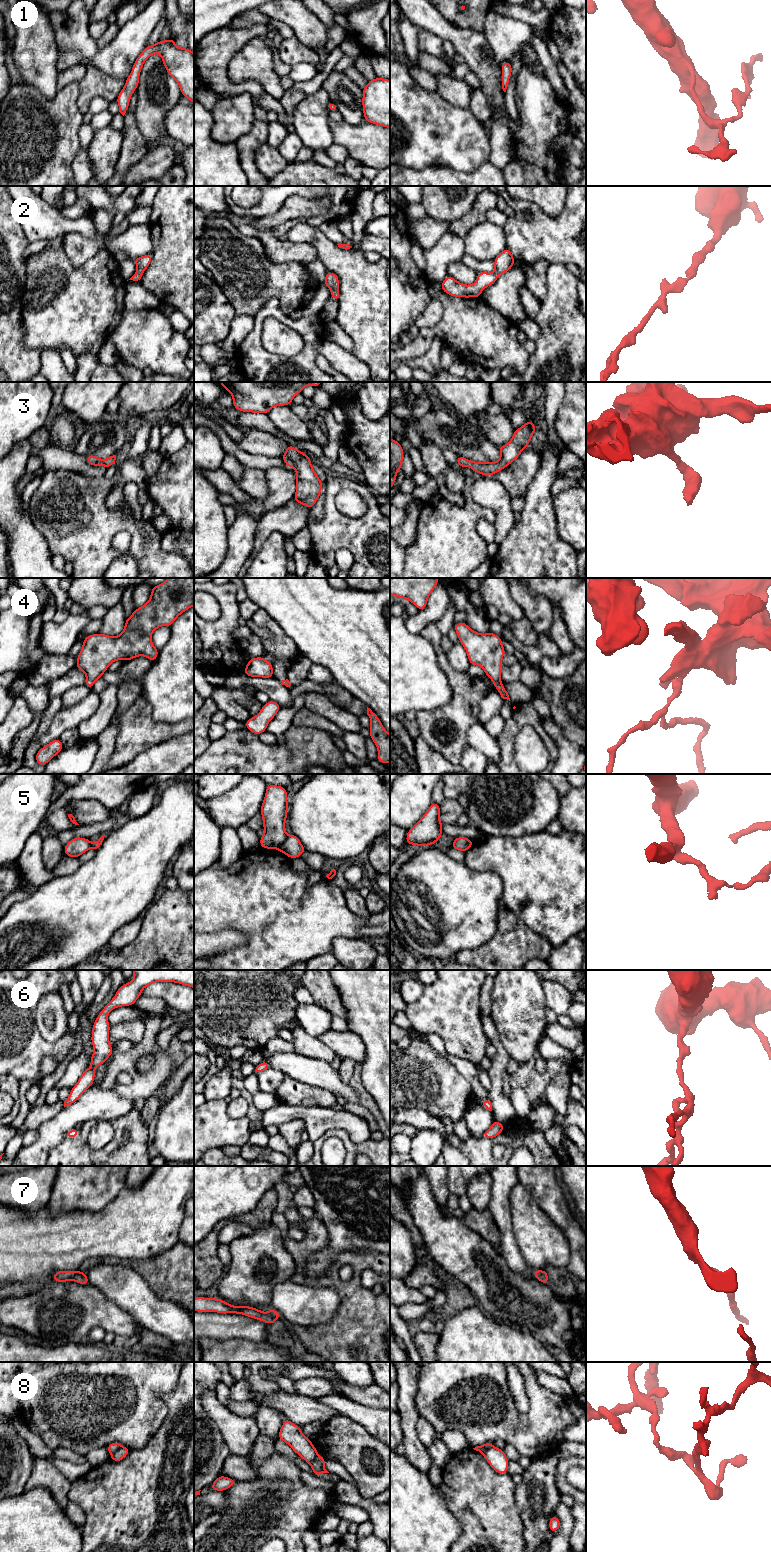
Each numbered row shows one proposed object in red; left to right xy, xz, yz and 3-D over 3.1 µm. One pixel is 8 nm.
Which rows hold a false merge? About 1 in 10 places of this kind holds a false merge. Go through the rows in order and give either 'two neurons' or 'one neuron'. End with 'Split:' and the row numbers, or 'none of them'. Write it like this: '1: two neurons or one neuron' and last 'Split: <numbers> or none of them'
1: one neuron
2: one neuron
3: one neuron
4: one neuron
5: two neurons
6: one neuron
7: one neuron
8: two neurons
Split: 5, 8

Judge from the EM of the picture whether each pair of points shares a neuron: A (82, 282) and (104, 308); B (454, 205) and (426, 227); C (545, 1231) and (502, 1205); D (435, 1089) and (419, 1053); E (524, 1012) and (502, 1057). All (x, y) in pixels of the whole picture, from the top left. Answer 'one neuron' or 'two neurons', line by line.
A: one neuron
B: one neuron
C: two neurons
D: one neuron
E: two neurons

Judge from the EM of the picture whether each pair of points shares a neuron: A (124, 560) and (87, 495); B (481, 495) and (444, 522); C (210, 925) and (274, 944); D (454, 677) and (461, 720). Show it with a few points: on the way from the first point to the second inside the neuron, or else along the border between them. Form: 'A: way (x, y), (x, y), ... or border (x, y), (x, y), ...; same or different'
A: border (138, 562), (125, 550), (108, 567); different
B: border (478, 504), (490, 508), (496, 519); different
C: way (226, 921), (249, 921), (258, 930); same
D: way (461, 688), (461, 709); same

